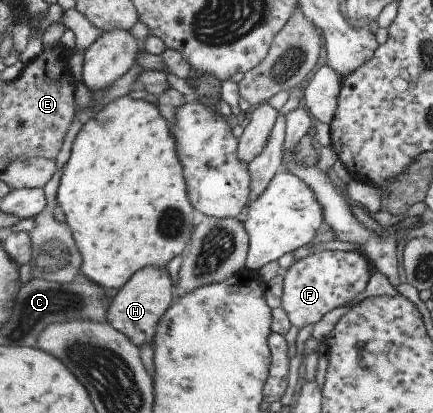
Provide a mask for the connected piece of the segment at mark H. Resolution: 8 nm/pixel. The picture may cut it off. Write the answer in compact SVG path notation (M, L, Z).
M148 265L139 268L113 296L107 308L107 323L125 334L139 350L144 343L151 344L155 326L174 300L173 296L170 276L164 267Z

